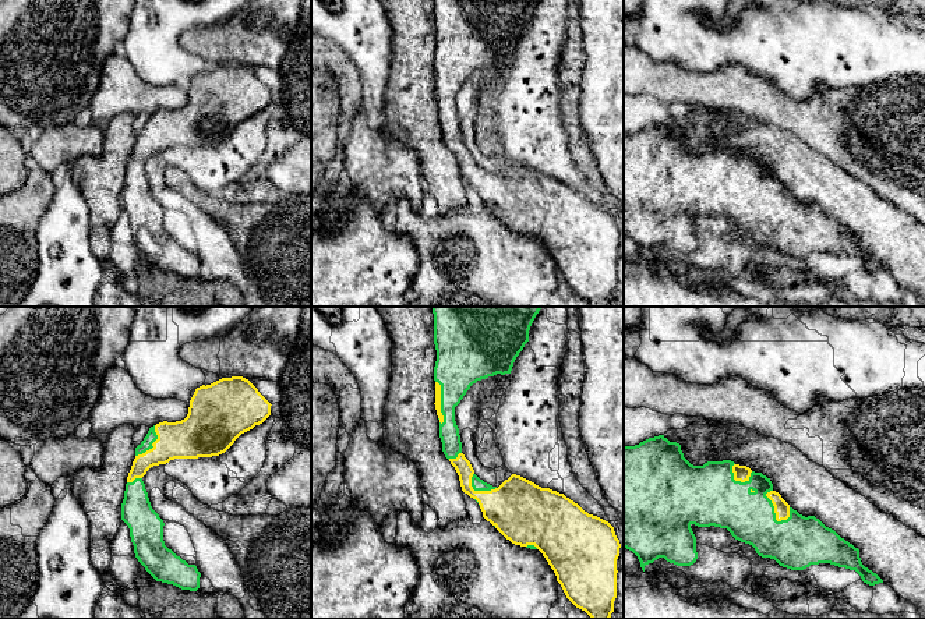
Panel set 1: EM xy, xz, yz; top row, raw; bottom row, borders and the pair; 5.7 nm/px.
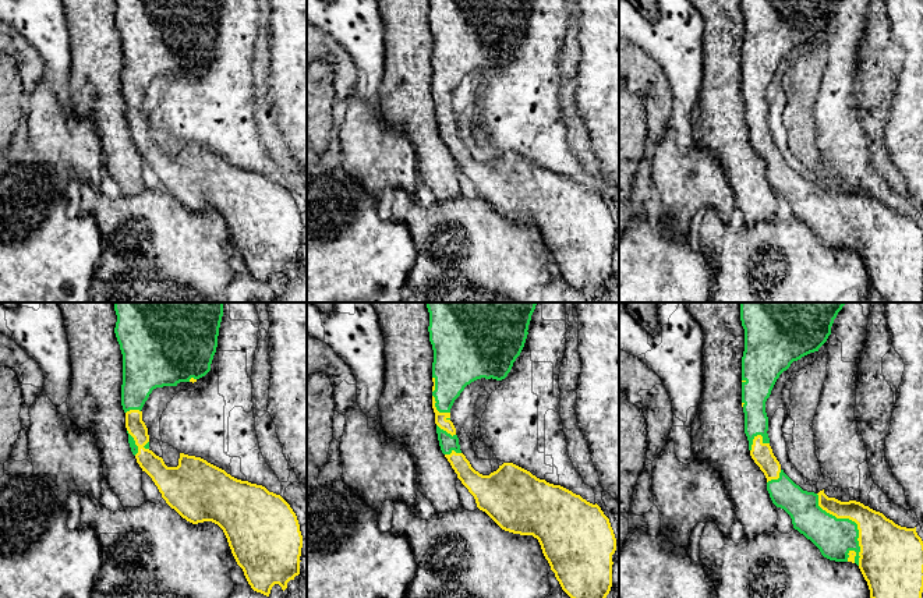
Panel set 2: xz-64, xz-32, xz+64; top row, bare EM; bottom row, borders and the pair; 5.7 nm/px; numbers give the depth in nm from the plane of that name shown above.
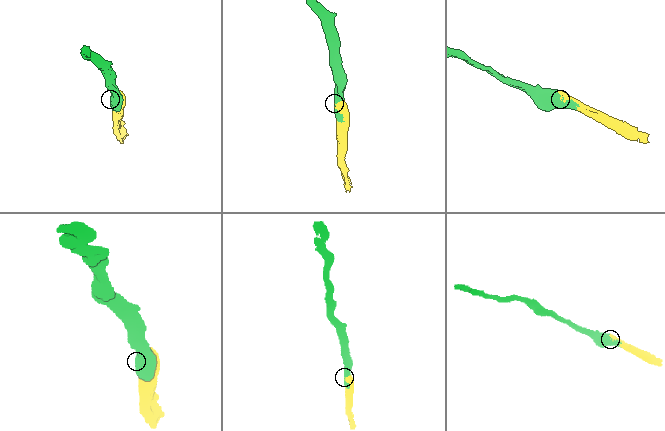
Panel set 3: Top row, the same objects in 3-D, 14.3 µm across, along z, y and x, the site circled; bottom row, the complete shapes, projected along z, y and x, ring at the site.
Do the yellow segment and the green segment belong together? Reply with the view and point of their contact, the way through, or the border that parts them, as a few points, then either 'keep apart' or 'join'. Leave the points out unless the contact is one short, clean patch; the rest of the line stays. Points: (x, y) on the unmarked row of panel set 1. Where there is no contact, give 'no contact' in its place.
yz (775, 197) | join

